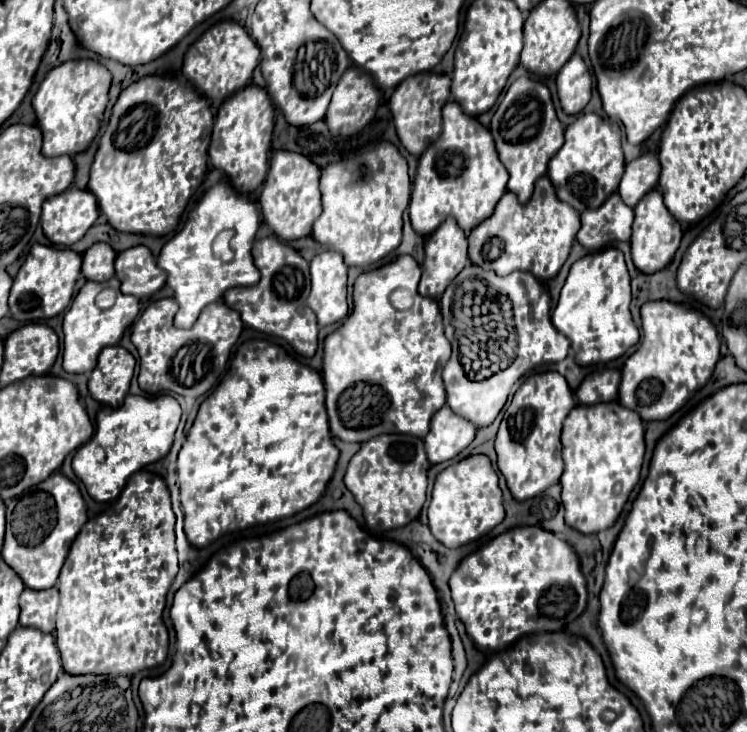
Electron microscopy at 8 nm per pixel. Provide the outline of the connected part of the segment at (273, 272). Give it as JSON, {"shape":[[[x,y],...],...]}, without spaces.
{"shape":[[[277,237],[255,241],[253,259],[261,271],[261,281],[251,287],[233,287],[225,291],[223,301],[239,311],[241,321],[257,331],[285,339],[299,355],[313,357],[317,351],[317,319],[307,307],[309,297],[309,263]]]}

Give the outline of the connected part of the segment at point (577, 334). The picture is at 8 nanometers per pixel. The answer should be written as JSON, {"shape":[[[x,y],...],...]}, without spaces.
{"shape":[[[609,247],[585,255],[571,265],[551,321],[557,331],[561,331],[571,341],[579,365],[607,363],[621,357],[639,341],[639,331],[631,319],[629,303],[631,285],[623,253],[615,247]]]}

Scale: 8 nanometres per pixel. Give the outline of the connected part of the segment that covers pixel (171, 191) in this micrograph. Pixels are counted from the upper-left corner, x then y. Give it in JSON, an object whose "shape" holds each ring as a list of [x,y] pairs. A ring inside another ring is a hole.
{"shape":[[[147,75],[121,91],[111,109],[111,119],[99,139],[99,147],[91,165],[87,189],[97,197],[101,213],[109,225],[123,233],[167,235],[171,233],[193,191],[207,173],[207,147],[213,129],[213,113],[207,99],[193,85],[177,79]]]}

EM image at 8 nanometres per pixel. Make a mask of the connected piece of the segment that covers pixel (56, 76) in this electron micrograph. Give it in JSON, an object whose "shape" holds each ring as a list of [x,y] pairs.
{"shape":[[[93,59],[65,61],[51,69],[33,97],[33,109],[37,115],[37,125],[43,133],[43,155],[77,155],[87,149],[87,145],[97,135],[103,111],[107,107],[107,93],[111,85],[109,71]]]}

